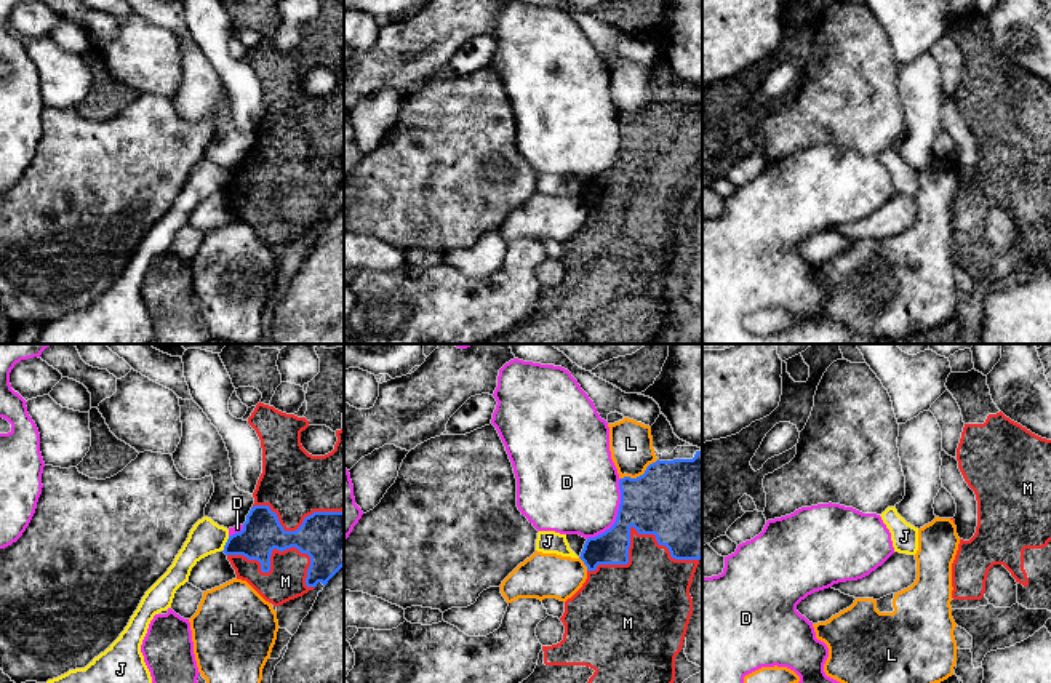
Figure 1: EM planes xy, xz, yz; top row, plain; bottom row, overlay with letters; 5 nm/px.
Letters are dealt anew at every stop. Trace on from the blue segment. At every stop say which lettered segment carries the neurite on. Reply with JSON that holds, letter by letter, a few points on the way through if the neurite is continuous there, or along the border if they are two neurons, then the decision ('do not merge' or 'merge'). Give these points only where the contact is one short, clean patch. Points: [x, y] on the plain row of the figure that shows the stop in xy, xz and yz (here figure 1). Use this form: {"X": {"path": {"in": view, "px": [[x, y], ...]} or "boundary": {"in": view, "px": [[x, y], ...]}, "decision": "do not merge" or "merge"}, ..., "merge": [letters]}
{"D": {"decision": "do not merge"}, "J": {"boundary": {"in": "xy", "px": [[229, 178], [223, 192]]}, "decision": "do not merge"}, "L": {"decision": "do not merge"}, "M": {"decision": "merge"}, "merge": ["M"]}

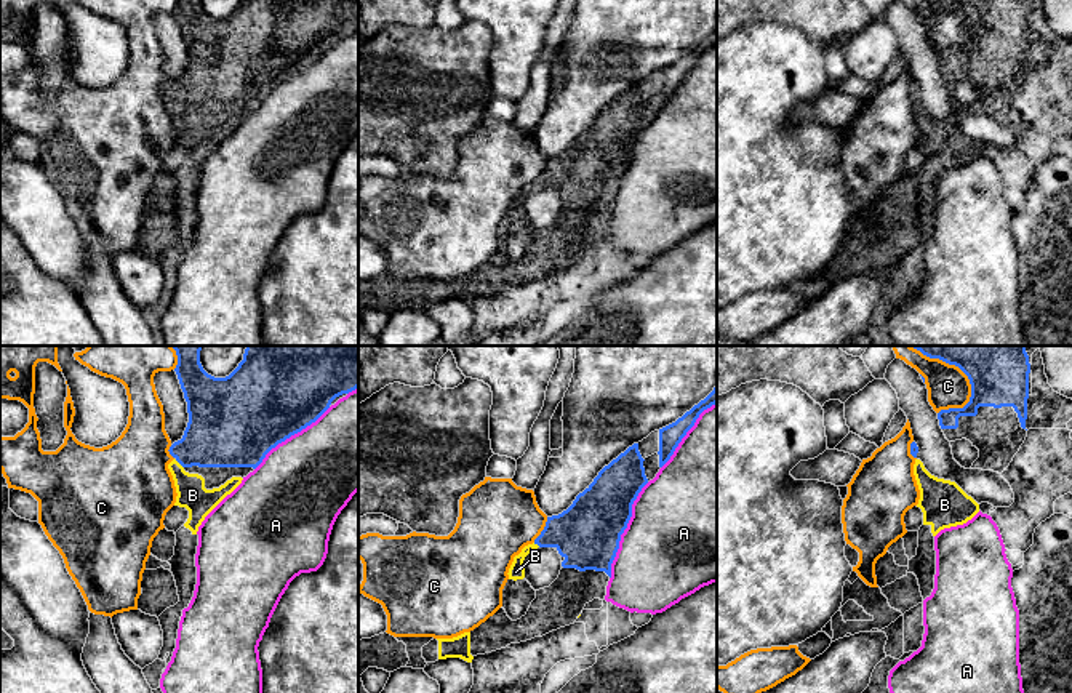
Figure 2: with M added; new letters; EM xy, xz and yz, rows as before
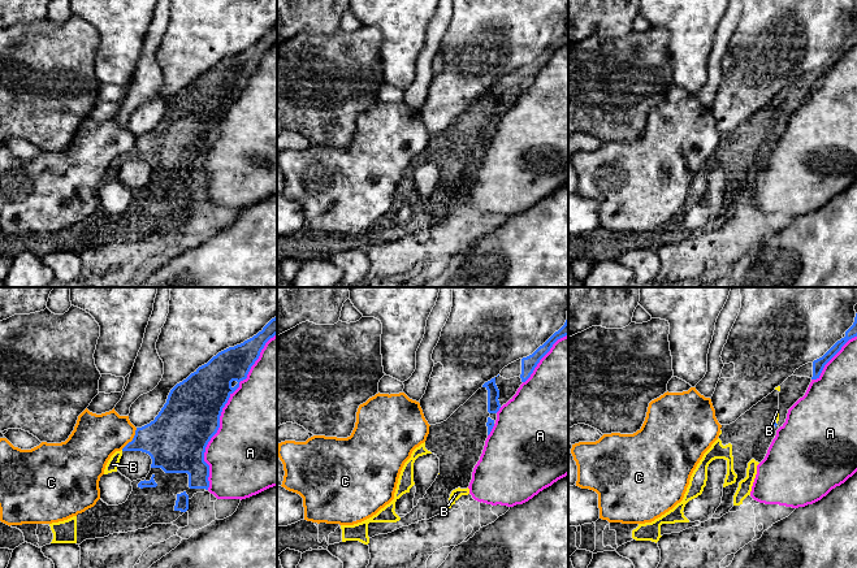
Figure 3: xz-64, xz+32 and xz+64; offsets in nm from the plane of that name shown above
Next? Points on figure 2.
{"A": {"decision": "do not merge"}, "B": {"decision": "merge"}, "C": {"decision": "do not merge"}, "merge": ["B"]}

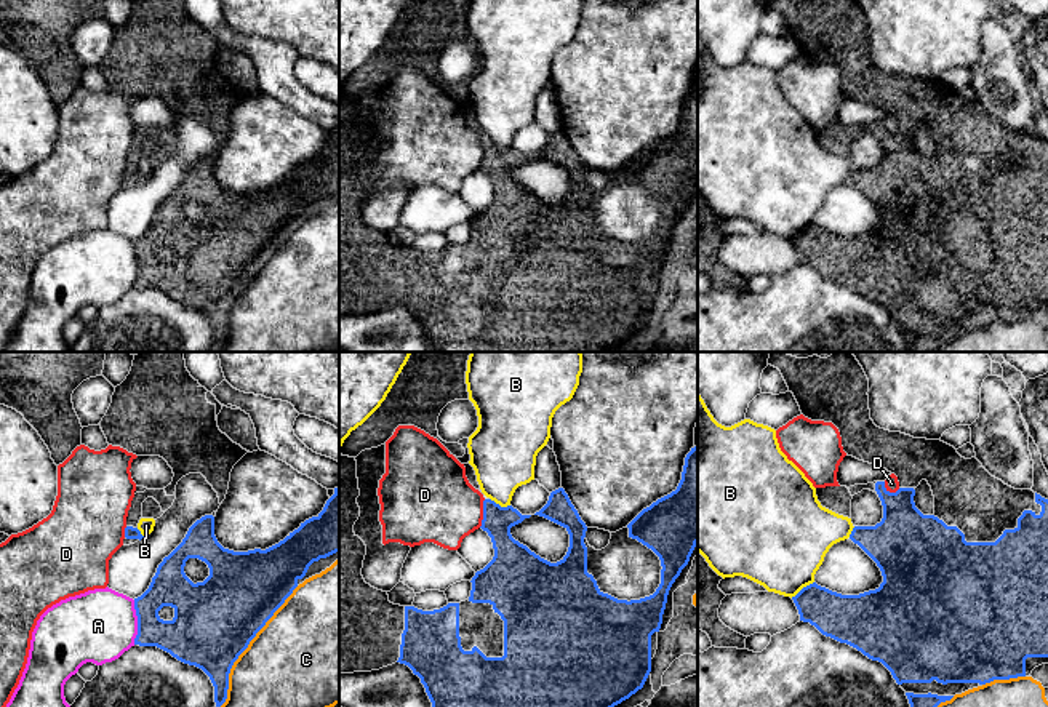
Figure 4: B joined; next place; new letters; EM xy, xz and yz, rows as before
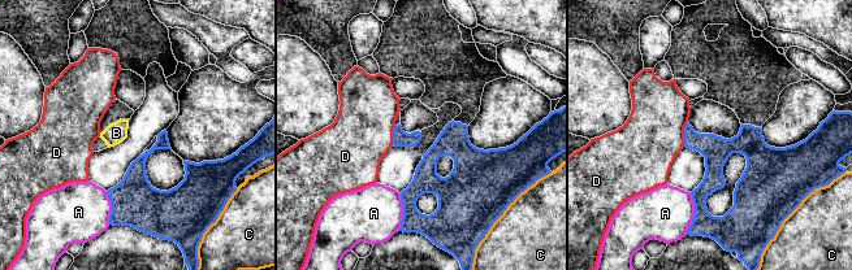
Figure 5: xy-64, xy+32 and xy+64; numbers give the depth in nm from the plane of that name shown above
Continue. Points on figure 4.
{"A": {"decision": "do not merge"}, "B": {"boundary": {"in": "yz", "px": [[813, 223], [791, 239]]}, "decision": "do not merge"}, "C": {"decision": "do not merge"}, "D": {"boundary": {"in": "xz", "px": [[485, 141], [479, 168]]}, "decision": "do not merge"}, "merge": []}

